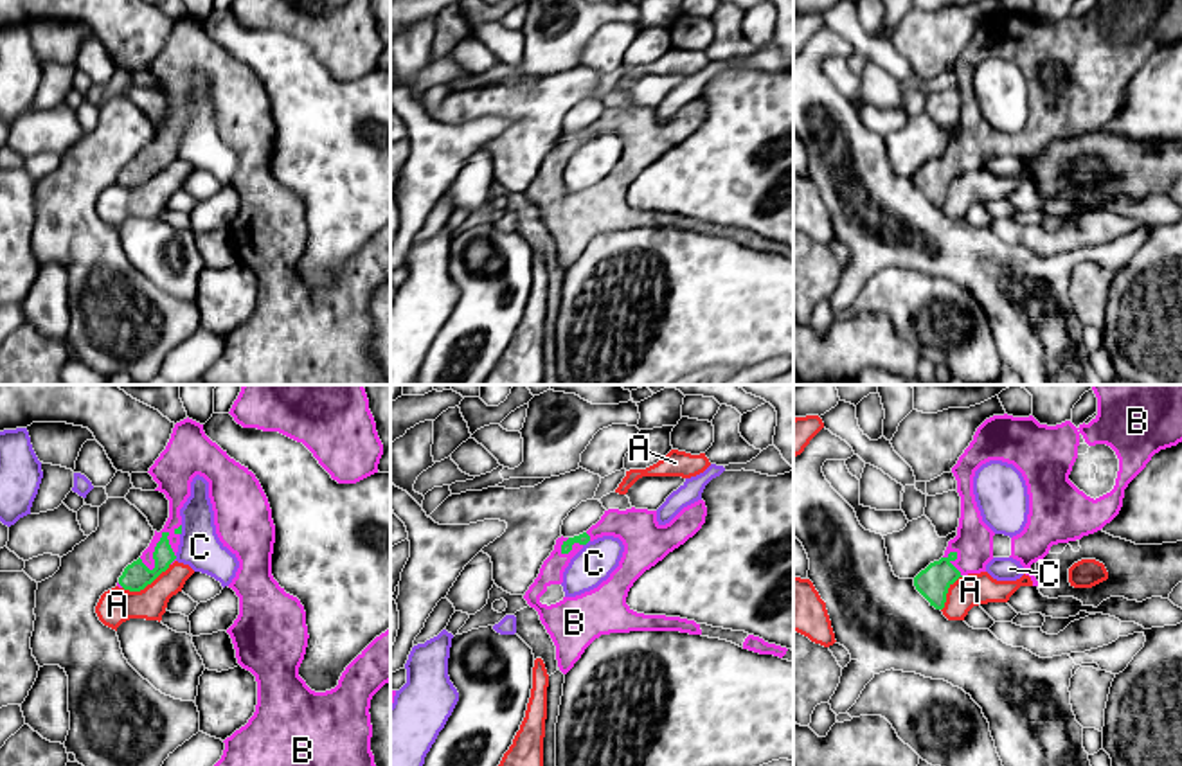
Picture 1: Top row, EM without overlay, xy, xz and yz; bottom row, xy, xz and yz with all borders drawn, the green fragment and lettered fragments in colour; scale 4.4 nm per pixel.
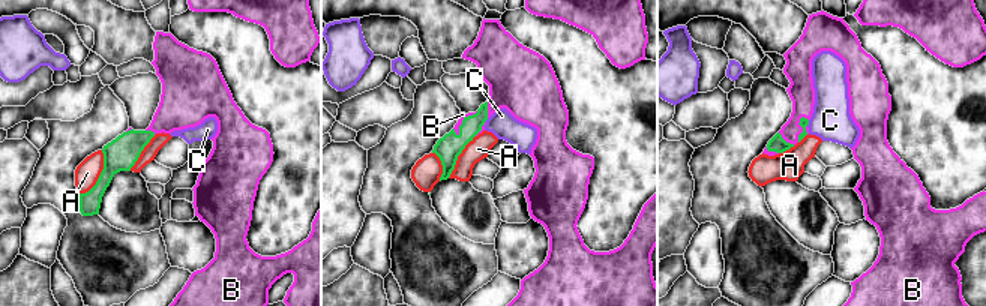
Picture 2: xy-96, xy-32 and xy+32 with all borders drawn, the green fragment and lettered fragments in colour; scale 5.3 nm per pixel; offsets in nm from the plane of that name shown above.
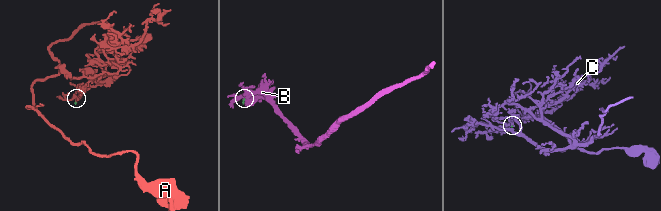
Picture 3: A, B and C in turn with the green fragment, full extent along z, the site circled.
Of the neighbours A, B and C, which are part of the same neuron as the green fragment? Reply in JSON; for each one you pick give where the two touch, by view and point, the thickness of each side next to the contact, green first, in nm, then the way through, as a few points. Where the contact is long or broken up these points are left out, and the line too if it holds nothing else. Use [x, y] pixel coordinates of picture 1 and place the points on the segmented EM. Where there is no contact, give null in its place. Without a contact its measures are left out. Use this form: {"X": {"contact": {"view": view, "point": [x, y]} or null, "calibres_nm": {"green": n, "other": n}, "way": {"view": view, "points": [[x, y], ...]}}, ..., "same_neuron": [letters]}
{"B": {"contact": {"view": "xy", "point": [155, 551]}, "calibres_nm": {"green": 120, "other": 70}, "way": {"view": "xy", "points": [[137, 576], [153, 567], [155, 551], [175, 520], [177, 500]]}}, "same_neuron": ["B"]}

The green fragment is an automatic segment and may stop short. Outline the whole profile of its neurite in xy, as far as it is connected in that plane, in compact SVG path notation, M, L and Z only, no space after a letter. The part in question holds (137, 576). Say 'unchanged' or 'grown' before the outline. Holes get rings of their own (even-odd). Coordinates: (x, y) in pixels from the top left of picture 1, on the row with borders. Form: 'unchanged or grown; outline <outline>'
grown; outline M184 419L148 471L169 500L169 518L142 556L128 565L117 586L140 592L175 561L182 534L180 509L191 496L196 475L209 482L216 534L239 561L228 584L239 597L239 615L227 629L237 664L257 681L257 705L245 726L227 737L221 759L214 766L376 766L371 752L371 699L390 681L390 629L376 637L342 672L338 685L326 692L311 690L299 676L308 647L306 611L300 601L284 592L272 575L275 525L268 498L255 475L230 459L212 442L203 424Z

